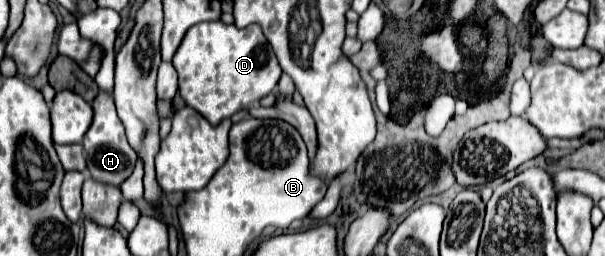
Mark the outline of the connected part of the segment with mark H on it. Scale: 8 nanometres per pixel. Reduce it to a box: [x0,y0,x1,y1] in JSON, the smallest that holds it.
[83,92,137,186]

